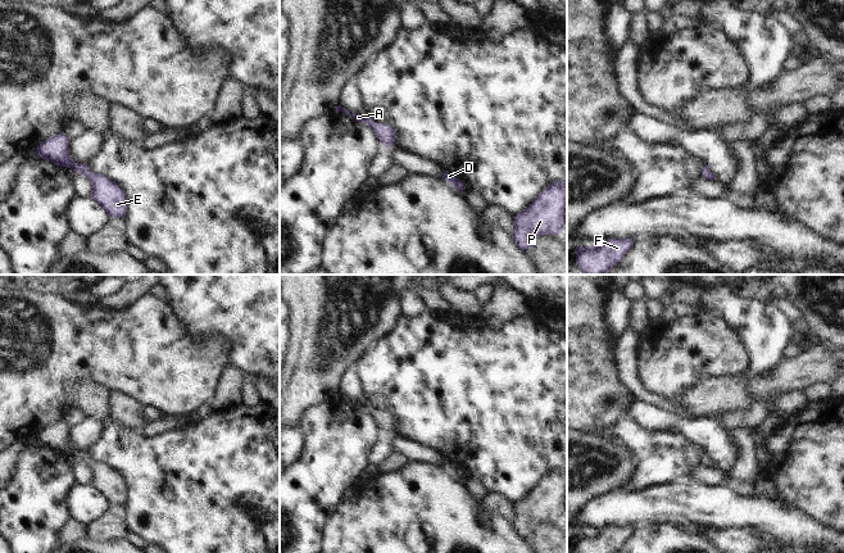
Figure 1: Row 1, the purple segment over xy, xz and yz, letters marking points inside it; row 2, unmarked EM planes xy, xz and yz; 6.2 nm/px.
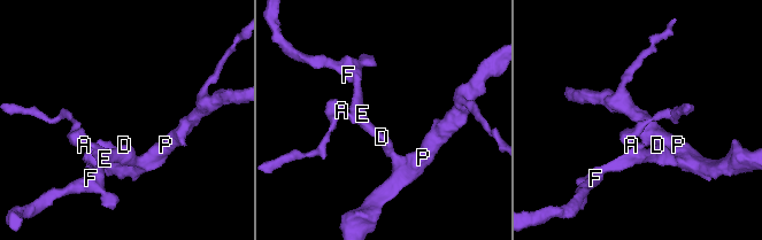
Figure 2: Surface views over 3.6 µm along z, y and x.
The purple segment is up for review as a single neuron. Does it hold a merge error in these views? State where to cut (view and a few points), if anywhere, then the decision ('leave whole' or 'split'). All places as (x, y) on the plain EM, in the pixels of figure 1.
no cut | leave whole

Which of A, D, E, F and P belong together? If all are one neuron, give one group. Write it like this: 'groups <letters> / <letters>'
groups A D E F P

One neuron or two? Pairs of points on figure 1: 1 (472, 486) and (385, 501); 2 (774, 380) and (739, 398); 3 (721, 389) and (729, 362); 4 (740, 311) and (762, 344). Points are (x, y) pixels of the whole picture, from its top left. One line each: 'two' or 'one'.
1: two
2: two
3: two
4: one

